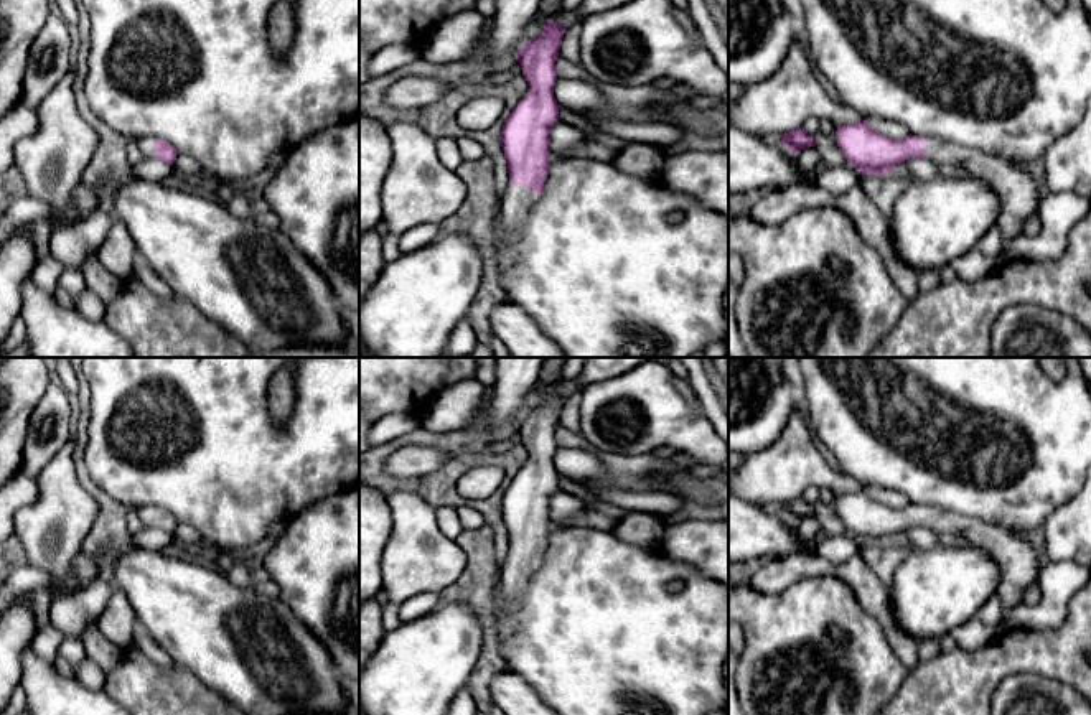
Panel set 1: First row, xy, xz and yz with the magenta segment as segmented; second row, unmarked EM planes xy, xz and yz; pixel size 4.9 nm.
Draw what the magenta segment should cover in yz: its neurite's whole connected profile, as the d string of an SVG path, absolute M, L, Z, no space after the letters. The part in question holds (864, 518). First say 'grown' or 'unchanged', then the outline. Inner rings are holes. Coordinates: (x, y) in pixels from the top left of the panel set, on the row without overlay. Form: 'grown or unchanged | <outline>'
grown | M867 489L837 496L836 509L847 532L864 544L890 544L895 534L903 534L910 527L928 527L944 539L984 547L1004 572L995 593L1002 613L1023 603L1025 590L1040 580L1043 547L1038 537L931 506L910 502L903 509L893 509L875 501Z

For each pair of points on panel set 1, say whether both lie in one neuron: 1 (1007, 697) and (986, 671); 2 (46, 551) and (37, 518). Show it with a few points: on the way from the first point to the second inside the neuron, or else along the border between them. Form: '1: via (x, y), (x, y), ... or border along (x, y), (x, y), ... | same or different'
1: border along (1035, 672), (1009, 674), (991, 697) | different
2: via (46, 542), (45, 526) | same

